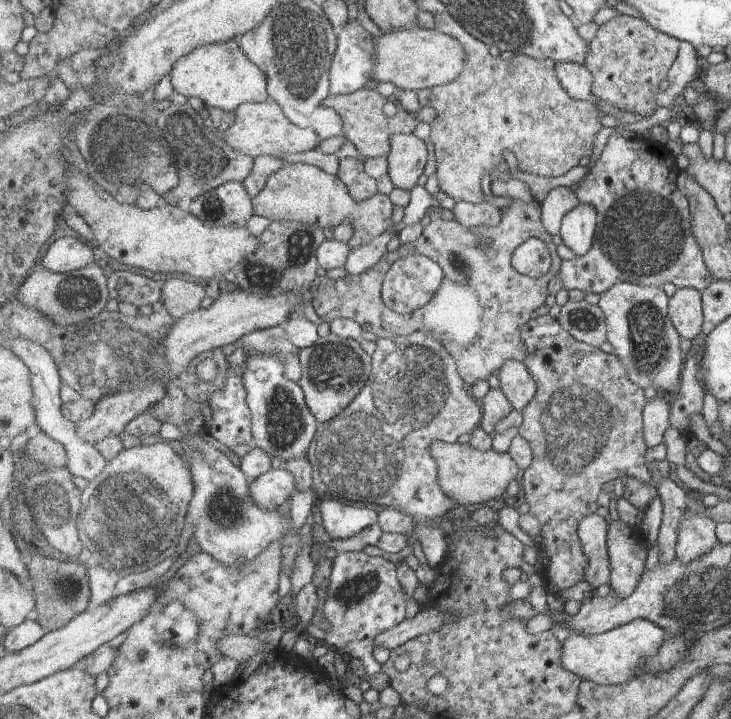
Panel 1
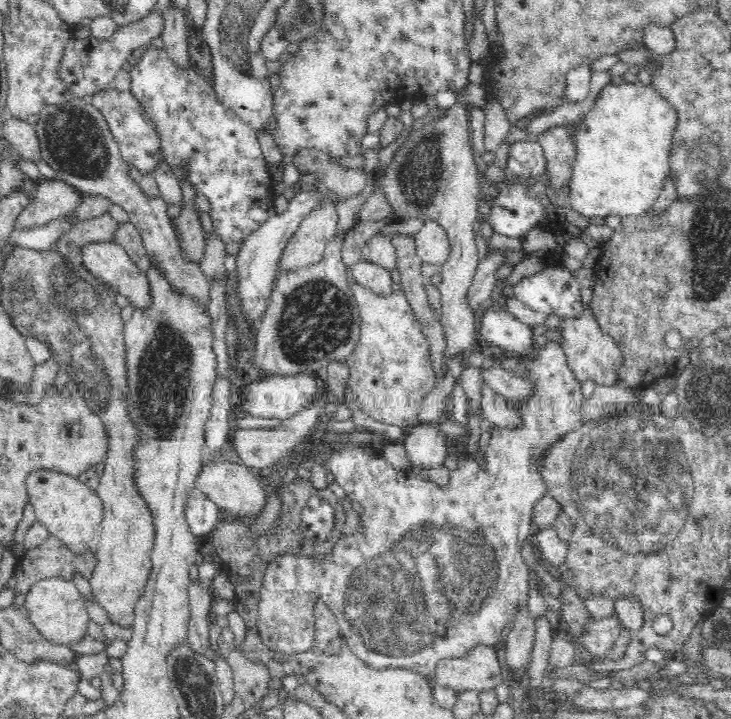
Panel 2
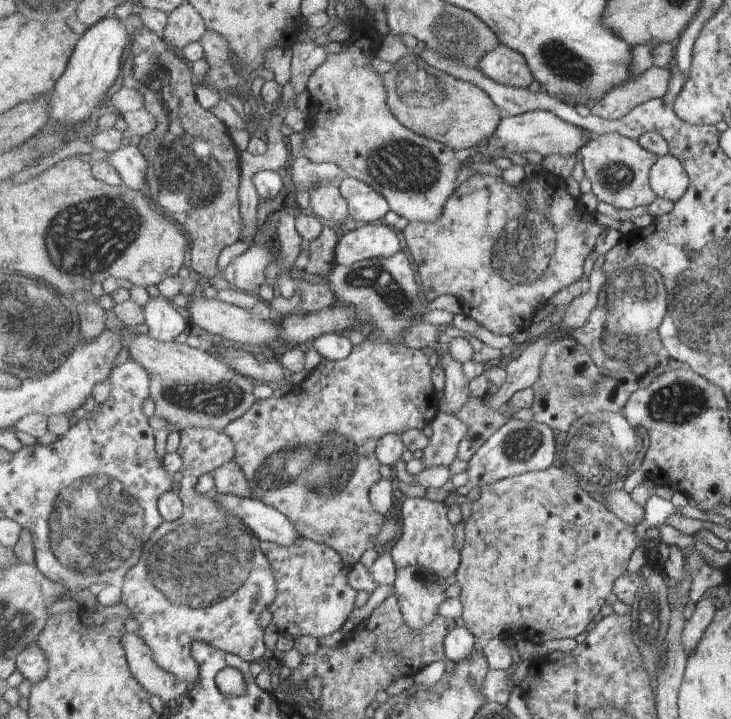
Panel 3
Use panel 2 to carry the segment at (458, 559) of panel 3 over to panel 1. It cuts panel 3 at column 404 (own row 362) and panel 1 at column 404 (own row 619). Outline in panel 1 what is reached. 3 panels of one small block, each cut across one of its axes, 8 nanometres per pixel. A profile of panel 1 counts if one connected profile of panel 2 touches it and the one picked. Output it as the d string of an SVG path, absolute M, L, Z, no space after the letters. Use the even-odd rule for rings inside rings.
M412 253L401 259L397 258L384 279L382 298L385 306L395 313L410 315L433 300L435 292L441 288L443 278L445 278L443 268L432 259ZM419 330L413 335L400 335L396 339L379 338L371 358L375 372L371 388L367 388L367 392L363 390L361 396L349 404L349 408L343 412L345 416L341 414L337 420L331 418L317 422L317 434L305 455L313 472L313 488L319 496L351 500L351 504L401 509L413 517L412 533L422 546L428 562L437 568L447 560L449 554L449 541L444 534L446 529L439 527L439 520L454 508L456 501L443 491L439 468L430 447L436 441L457 443L459 436L473 433L483 418L482 406L462 380L456 359L443 343L435 340L427 331Z

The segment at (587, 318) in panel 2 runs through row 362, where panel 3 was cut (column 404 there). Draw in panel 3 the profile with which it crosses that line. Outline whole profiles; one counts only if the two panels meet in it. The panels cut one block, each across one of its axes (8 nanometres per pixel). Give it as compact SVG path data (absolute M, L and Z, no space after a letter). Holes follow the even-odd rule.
M416 564L398 569L394 596L411 628L427 628L438 618L441 606L449 600L443 595L442 582L442 576Z

